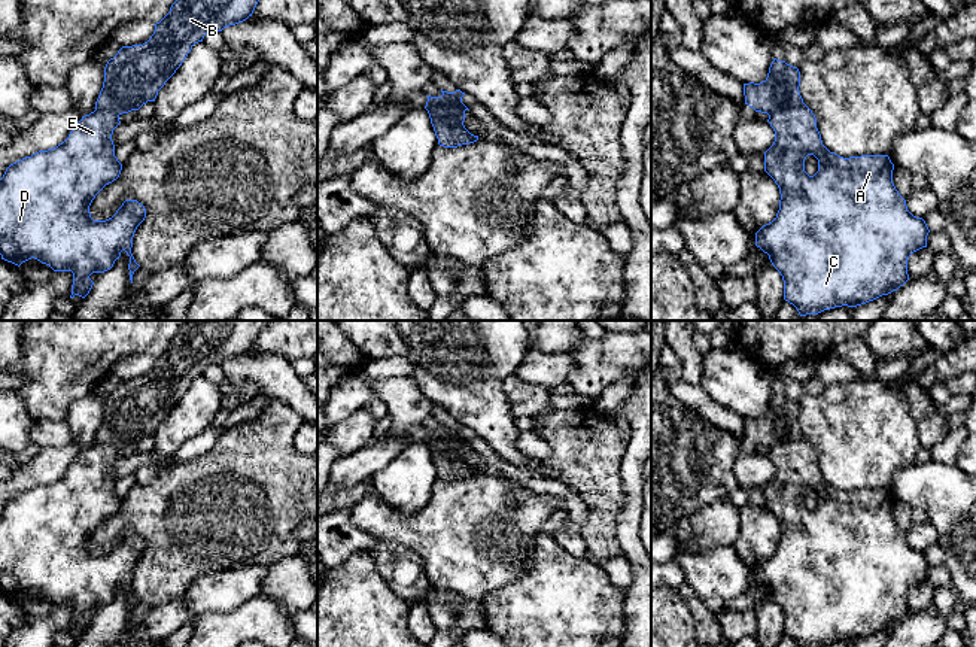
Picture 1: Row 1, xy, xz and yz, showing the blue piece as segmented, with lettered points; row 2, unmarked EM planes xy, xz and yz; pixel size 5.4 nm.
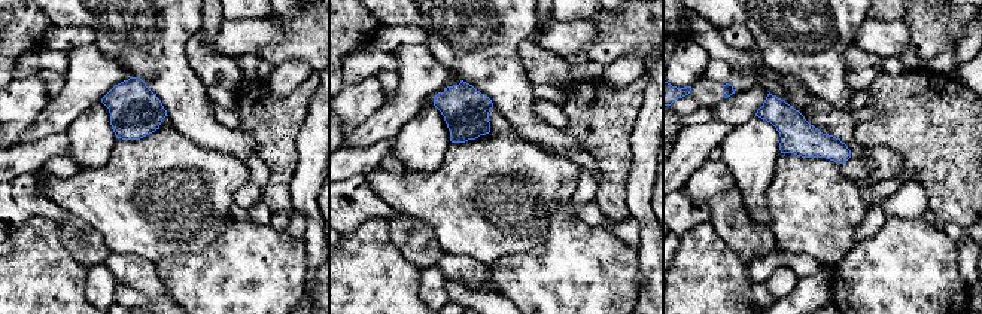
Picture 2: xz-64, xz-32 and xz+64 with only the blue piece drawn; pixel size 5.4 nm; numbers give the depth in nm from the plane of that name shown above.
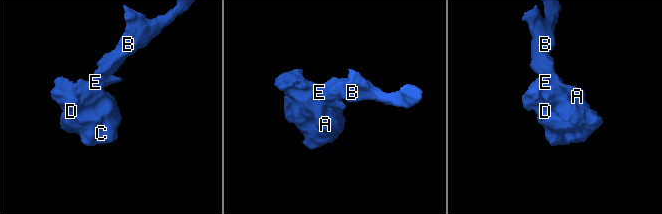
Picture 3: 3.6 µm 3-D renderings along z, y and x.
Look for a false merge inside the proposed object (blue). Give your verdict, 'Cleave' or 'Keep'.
Cleave

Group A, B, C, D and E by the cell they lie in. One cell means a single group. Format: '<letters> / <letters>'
A C D E / B

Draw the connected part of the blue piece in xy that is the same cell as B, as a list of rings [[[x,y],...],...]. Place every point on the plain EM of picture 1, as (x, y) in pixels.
[[[185,321],[170,346],[155,358],[155,365],[143,379],[122,380],[104,401],[104,416],[95,435],[97,444],[112,444],[118,450],[139,444],[155,435],[158,425],[182,400],[192,380],[209,365],[222,365],[252,350],[259,332],[270,321]]]

